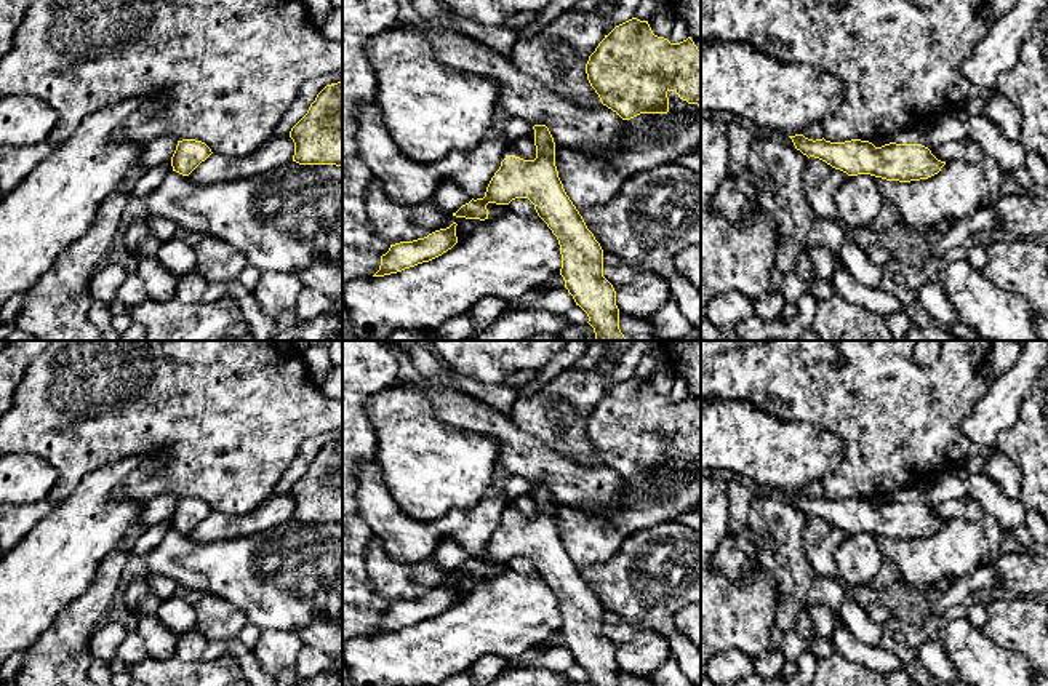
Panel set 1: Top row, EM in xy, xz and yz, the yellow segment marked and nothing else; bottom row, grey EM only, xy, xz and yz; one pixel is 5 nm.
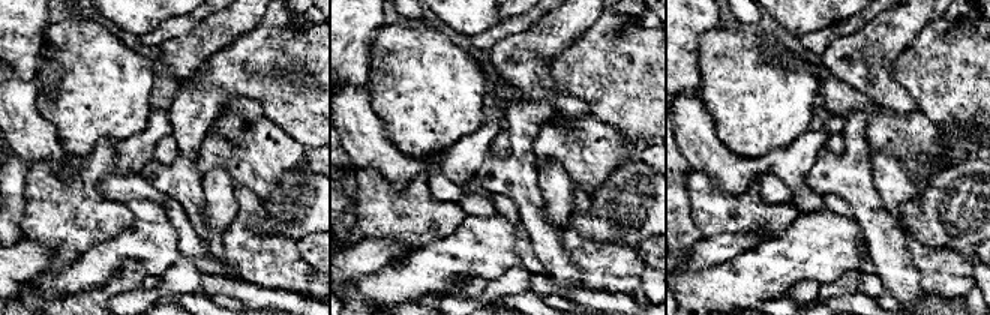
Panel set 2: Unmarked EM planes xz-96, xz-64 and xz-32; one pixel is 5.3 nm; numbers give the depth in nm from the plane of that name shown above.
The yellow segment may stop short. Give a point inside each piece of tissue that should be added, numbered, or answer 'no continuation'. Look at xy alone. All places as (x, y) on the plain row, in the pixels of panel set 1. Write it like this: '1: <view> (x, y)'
no continuation

